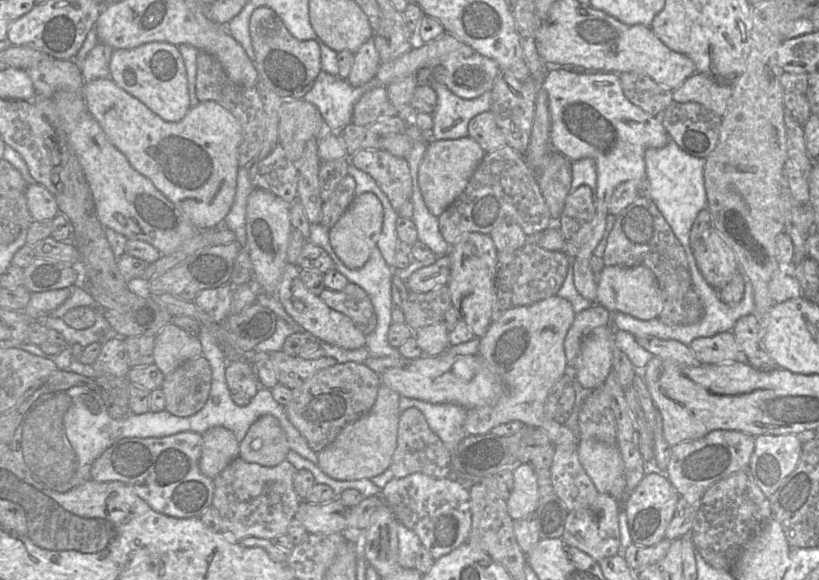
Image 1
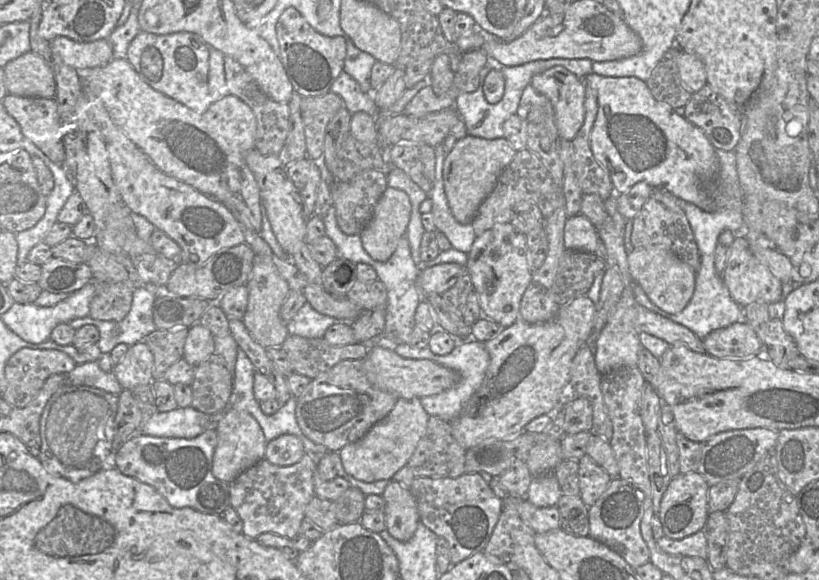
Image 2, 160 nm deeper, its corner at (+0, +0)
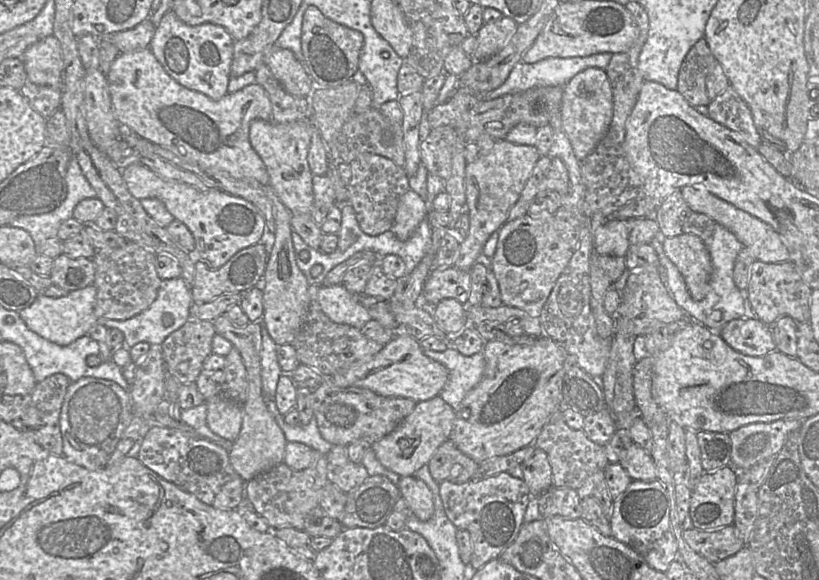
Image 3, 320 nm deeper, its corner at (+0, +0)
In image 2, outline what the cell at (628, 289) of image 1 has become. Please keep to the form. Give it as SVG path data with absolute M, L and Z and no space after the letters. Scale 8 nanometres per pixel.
M647 246L630 251L629 271L633 281L640 286L649 300L668 313L681 312L691 301L696 286L696 272L673 252L659 246Z

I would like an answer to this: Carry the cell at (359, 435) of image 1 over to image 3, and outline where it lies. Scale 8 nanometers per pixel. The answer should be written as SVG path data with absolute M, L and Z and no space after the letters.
M439 396L418 402L391 433L372 444L371 450L387 470L400 477L414 475L430 461L438 447L449 440L455 416L456 410Z

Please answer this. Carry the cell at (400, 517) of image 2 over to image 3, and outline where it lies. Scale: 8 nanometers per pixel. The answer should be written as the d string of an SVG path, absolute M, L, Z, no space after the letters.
M414 475L400 477L397 484L410 513L420 521L428 520L434 512L433 494L430 488Z

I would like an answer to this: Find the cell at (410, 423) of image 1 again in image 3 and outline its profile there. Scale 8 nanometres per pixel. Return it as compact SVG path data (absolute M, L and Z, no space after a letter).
M446 440L427 465L431 476L439 483L464 483L473 478L479 464L462 453L451 440Z

